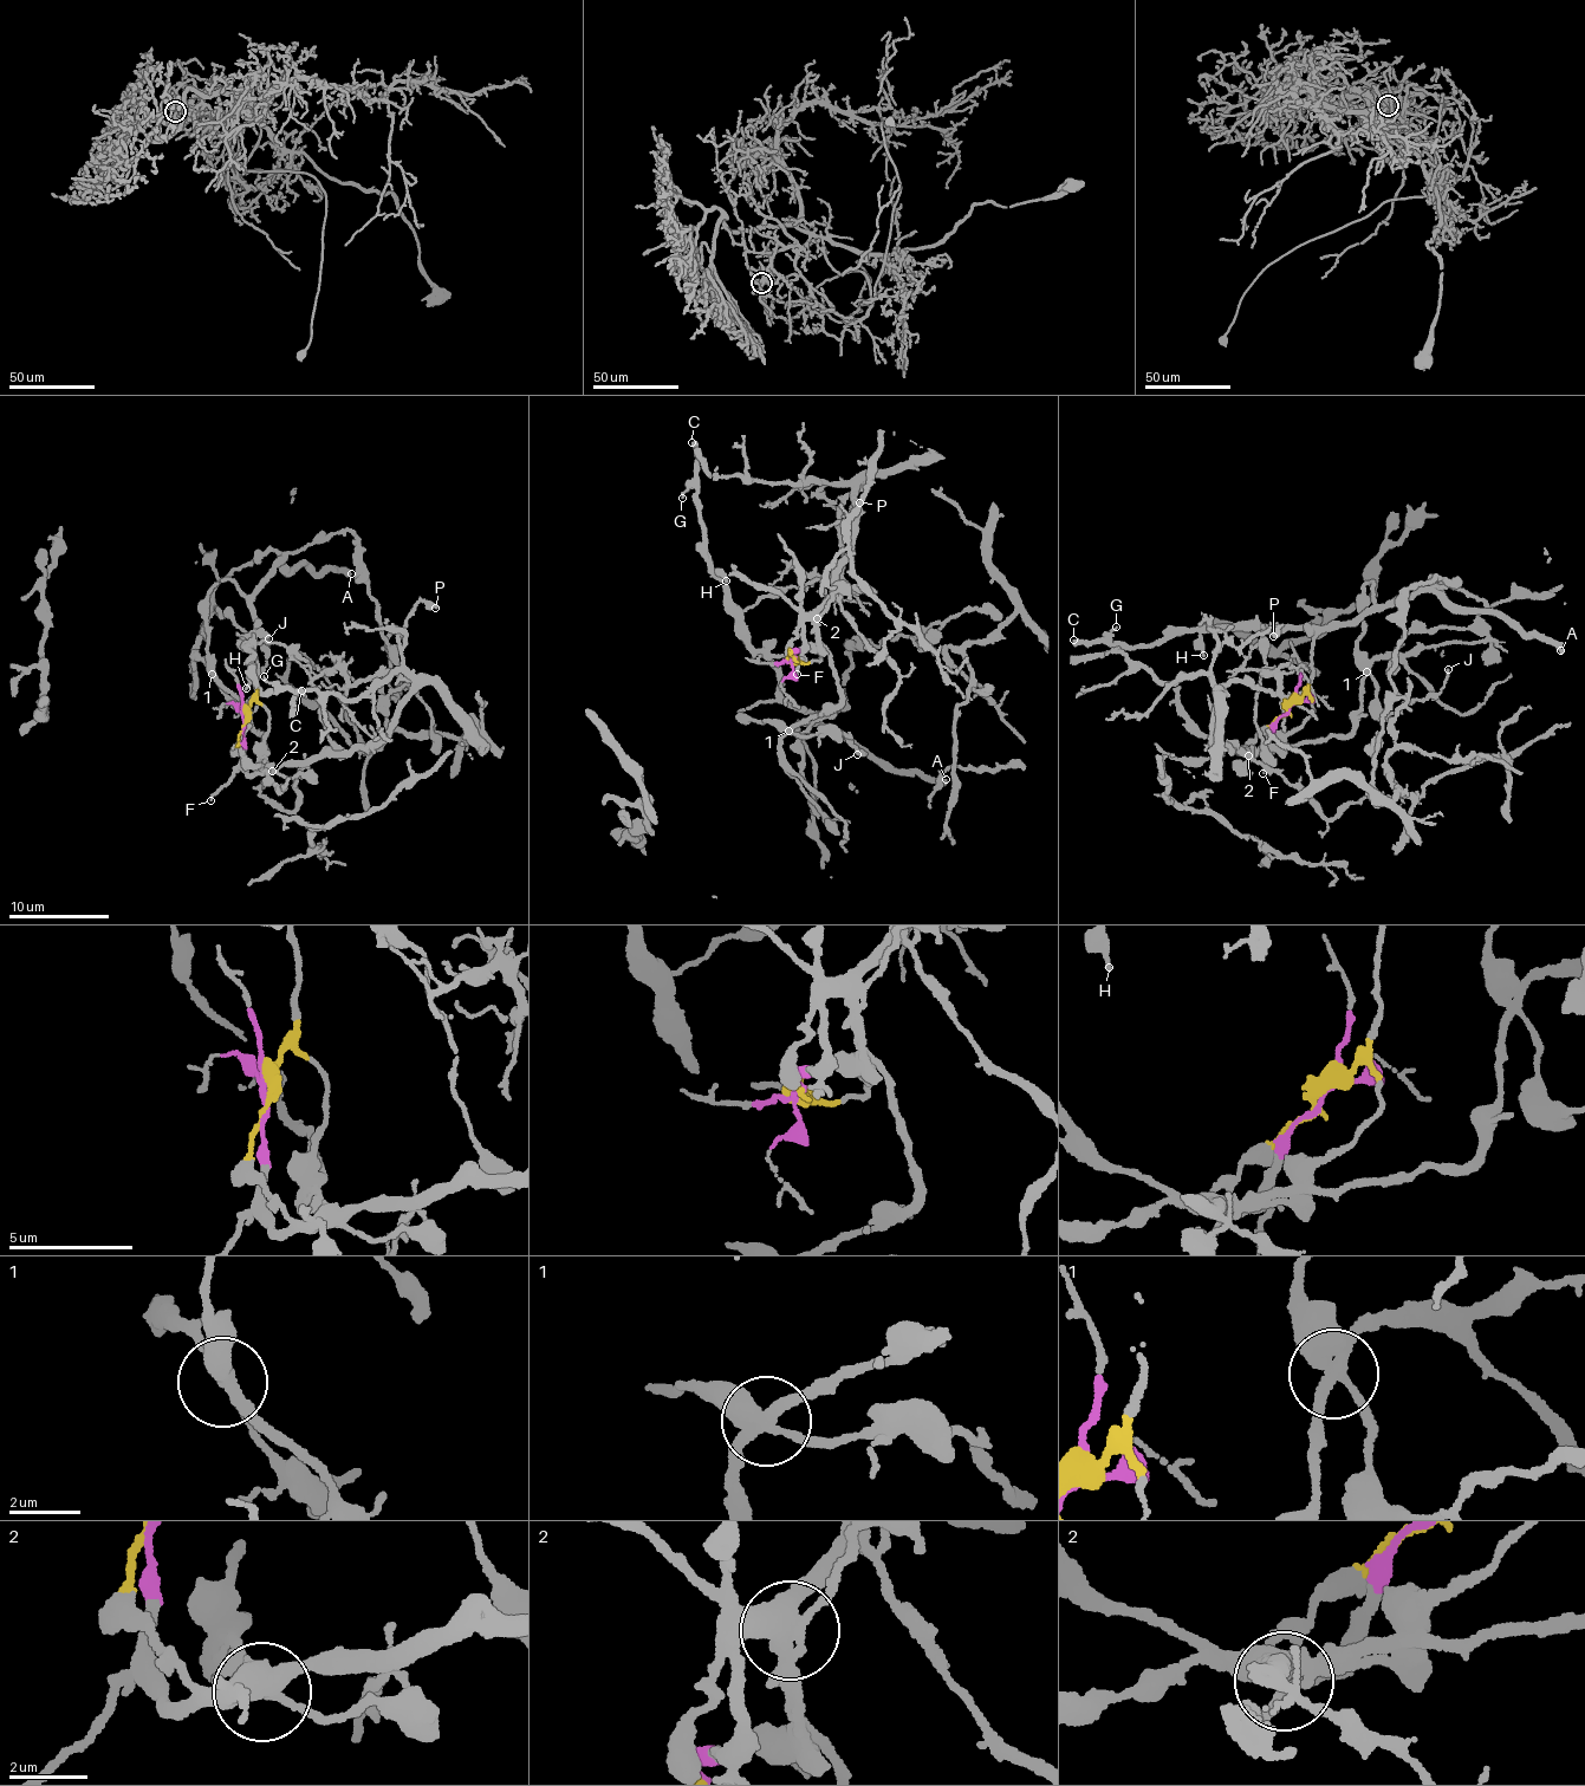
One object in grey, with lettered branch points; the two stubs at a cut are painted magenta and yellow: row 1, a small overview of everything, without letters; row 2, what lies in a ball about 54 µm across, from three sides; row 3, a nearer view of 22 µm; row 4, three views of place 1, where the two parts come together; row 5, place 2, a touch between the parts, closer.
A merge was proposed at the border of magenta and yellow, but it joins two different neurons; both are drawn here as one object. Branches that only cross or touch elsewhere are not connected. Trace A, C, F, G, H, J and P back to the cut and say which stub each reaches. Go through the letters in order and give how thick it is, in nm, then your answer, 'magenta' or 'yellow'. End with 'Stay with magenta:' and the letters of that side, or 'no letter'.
A: 400 nm thick; yellow
C: 380 nm thick; yellow
F: 160 nm thick; magenta
G: 110 nm thick; yellow
H: 180 nm thick; yellow
J: 130 nm thick; yellow
P: 480 nm thick; magenta
Stay with magenta: F, P

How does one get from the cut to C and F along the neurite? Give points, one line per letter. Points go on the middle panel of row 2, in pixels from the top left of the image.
C: (791, 657), (771, 655), (749, 644), (740, 608), (712, 569), (699, 518), (696, 447), (690, 441)
F: (791, 657), (796, 658), (794, 651), (804, 653), (797, 674)

